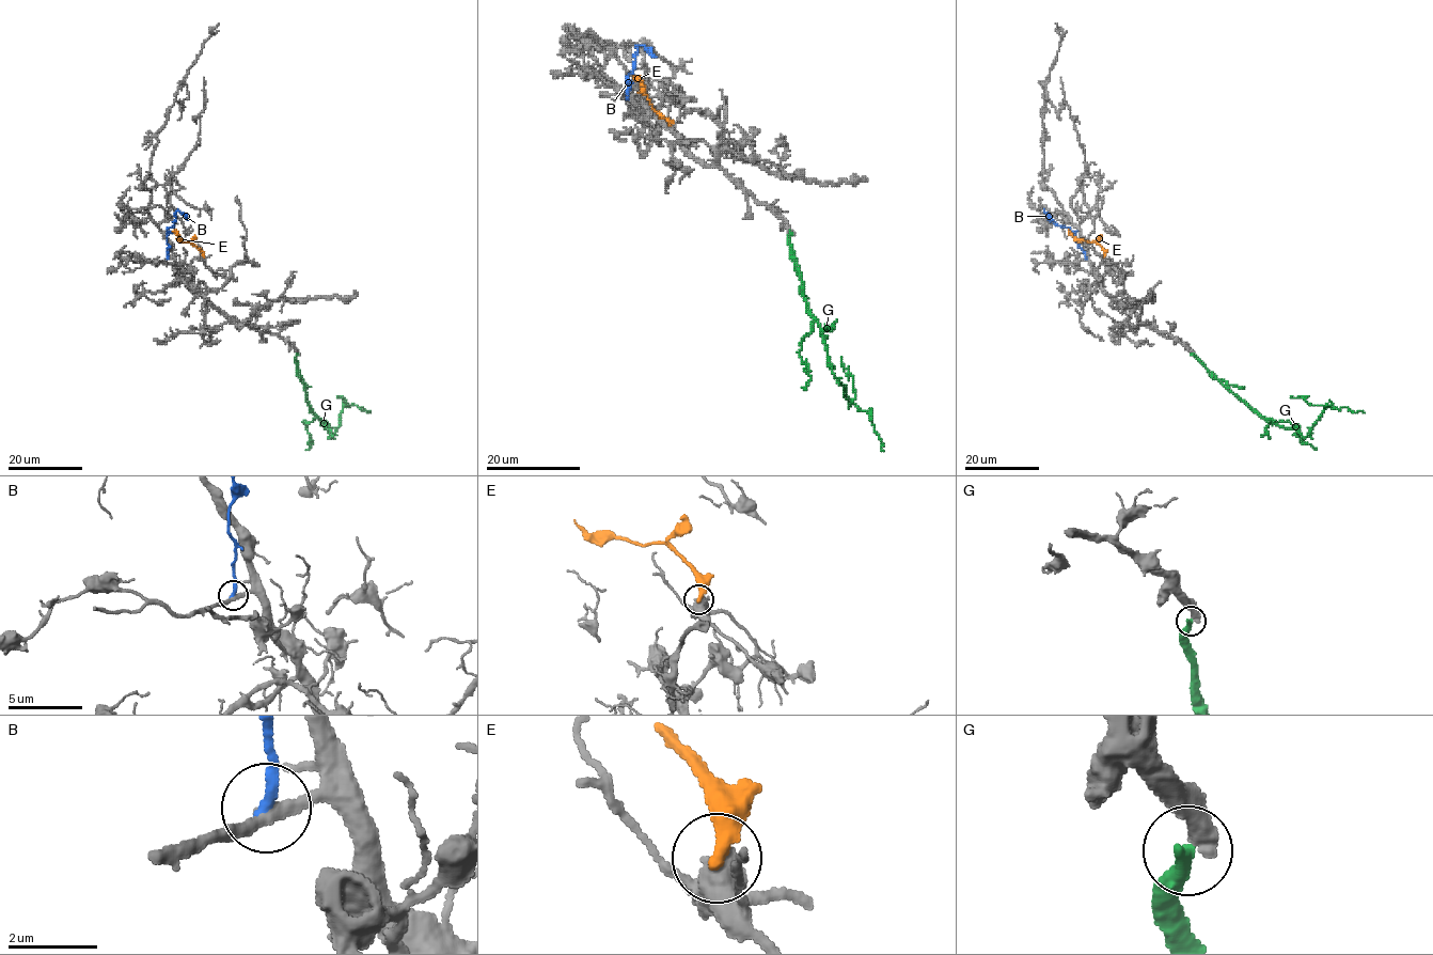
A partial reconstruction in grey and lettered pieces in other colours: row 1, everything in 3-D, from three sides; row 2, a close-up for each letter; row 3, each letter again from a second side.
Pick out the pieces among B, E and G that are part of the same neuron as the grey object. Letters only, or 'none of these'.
none of these

